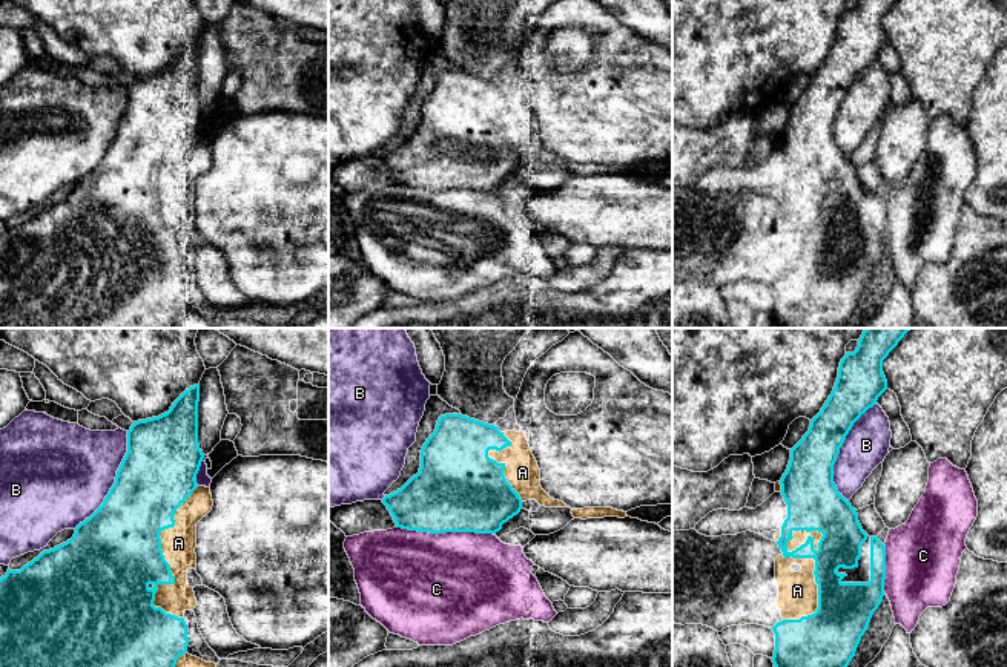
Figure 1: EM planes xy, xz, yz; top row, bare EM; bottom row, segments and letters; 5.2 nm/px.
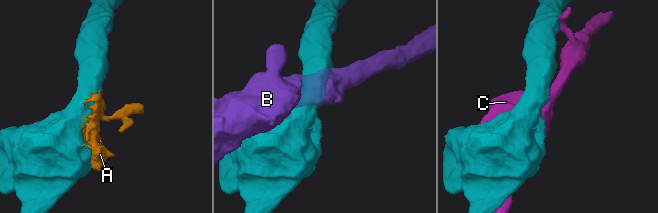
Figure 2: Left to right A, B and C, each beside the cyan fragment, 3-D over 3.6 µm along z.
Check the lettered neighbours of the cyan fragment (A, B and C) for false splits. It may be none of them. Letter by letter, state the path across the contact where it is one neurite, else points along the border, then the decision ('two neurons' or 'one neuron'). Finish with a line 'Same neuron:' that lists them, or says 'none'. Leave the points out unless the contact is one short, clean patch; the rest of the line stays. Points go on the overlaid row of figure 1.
A: one neuron
B: two neurons
C: two neurons
Same neuron: A

